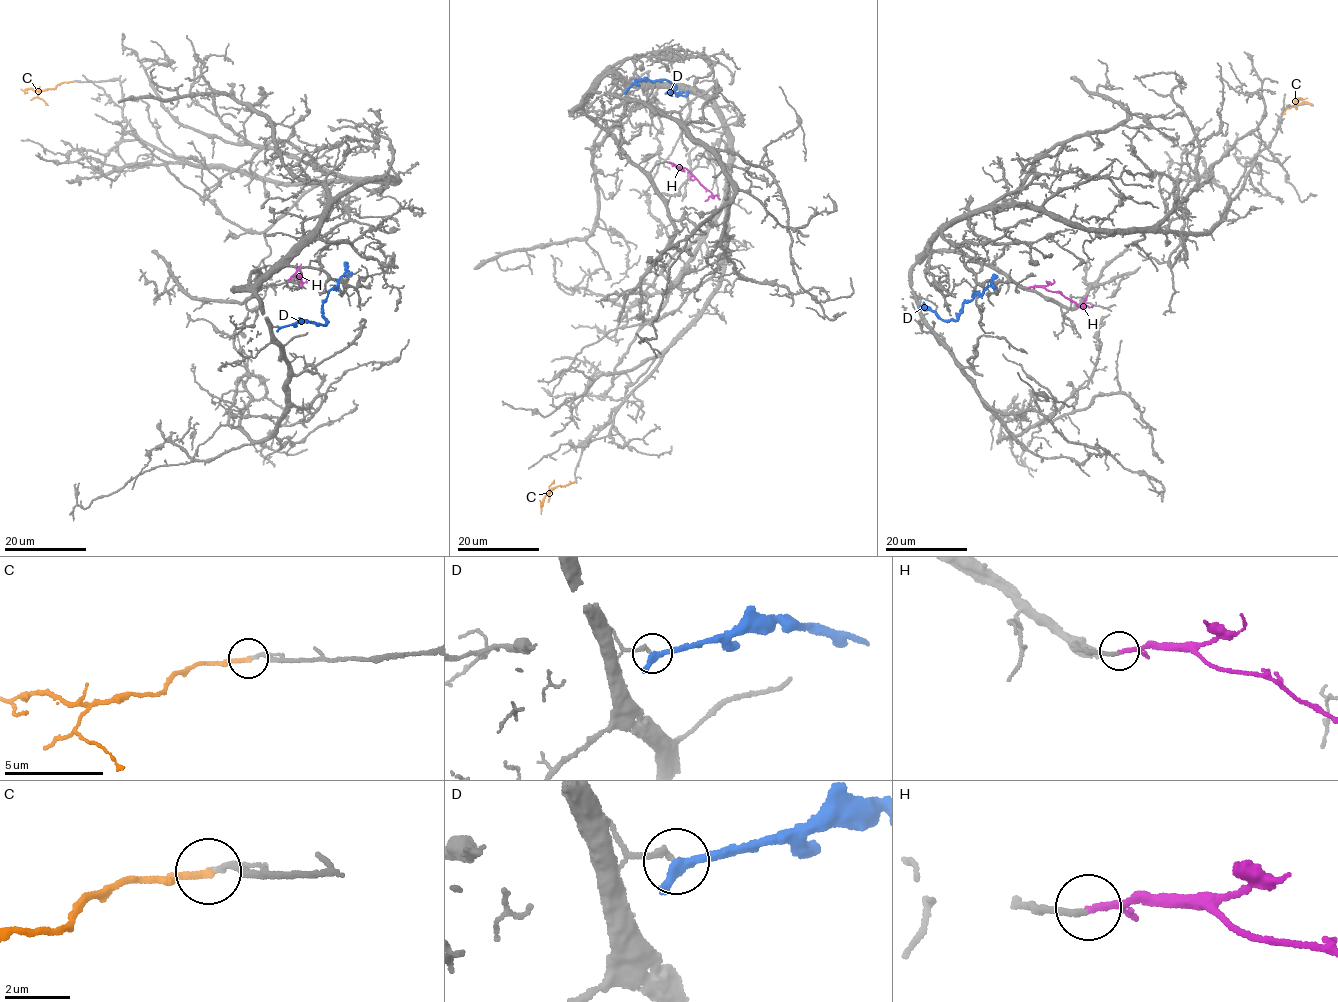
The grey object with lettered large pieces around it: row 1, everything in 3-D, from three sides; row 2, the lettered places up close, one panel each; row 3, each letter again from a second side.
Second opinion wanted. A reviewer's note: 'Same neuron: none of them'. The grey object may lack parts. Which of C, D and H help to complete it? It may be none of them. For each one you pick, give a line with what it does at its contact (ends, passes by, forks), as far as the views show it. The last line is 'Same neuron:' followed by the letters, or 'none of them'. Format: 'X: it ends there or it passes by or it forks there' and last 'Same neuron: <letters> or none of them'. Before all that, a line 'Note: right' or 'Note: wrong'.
Note: wrong
H: it ends there
Same neuron: H

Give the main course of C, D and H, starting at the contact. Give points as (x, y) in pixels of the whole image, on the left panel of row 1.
C: (73, 82), (60, 83), (55, 88), (24, 90), (27, 92)
D: (279, 328), (307, 320), (326, 322), (323, 304), (330, 290), (336, 289), (347, 262)
H: (287, 281), (300, 275), (302, 284), (306, 278)

